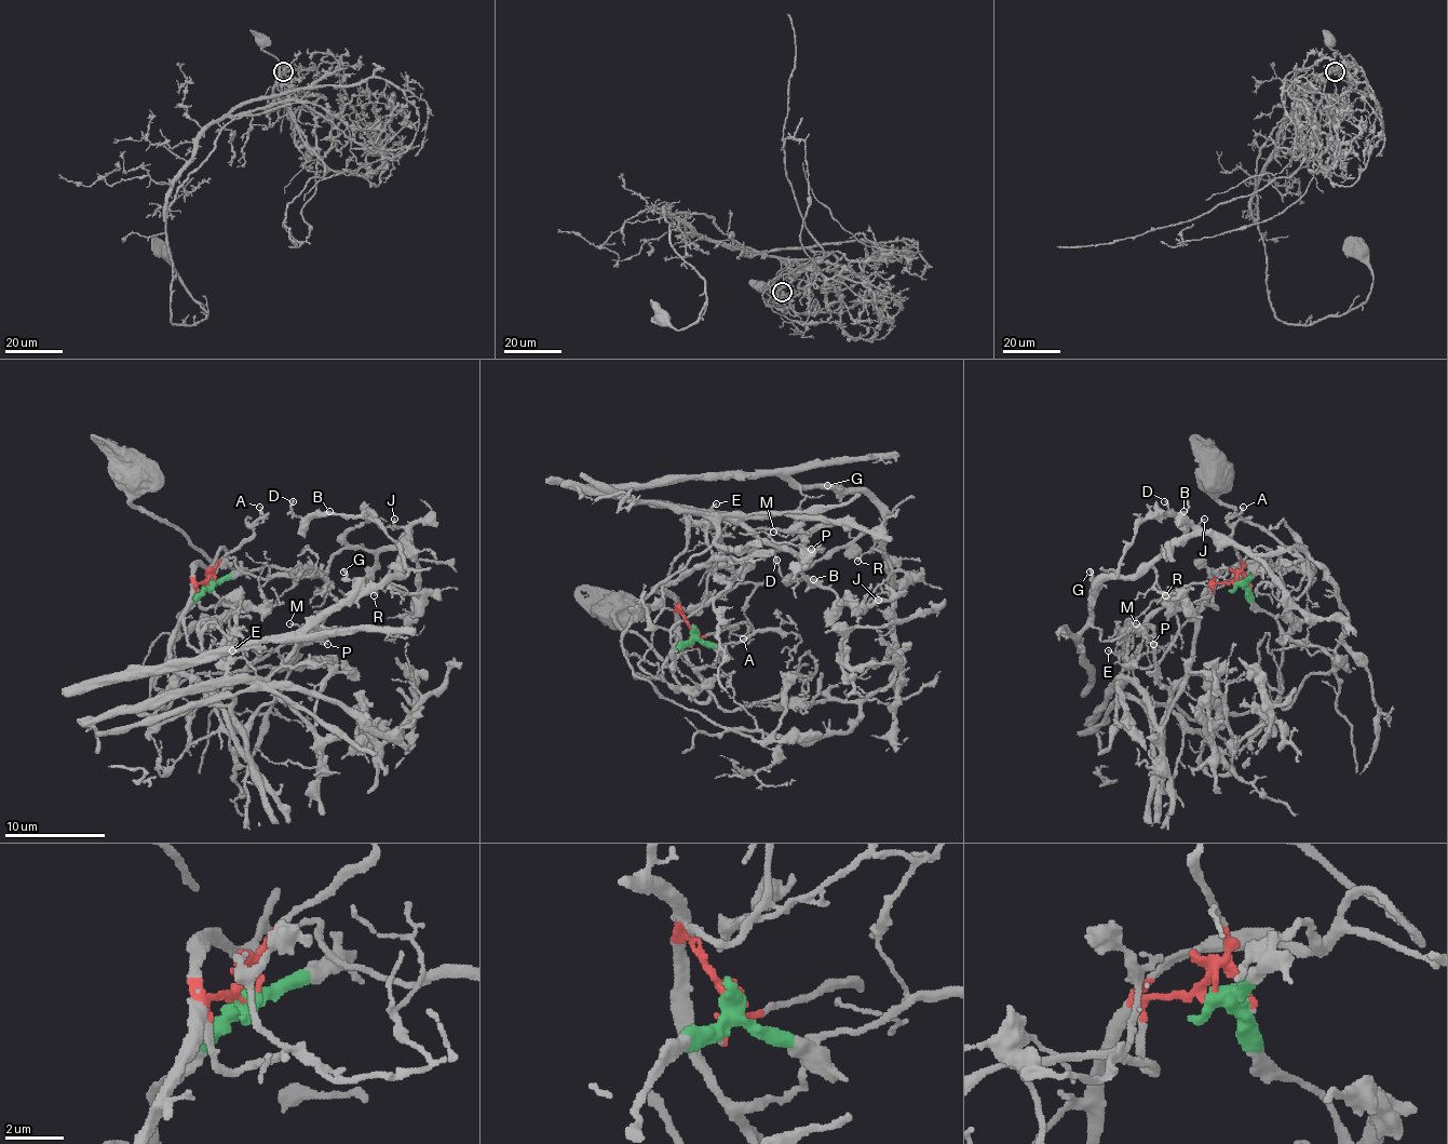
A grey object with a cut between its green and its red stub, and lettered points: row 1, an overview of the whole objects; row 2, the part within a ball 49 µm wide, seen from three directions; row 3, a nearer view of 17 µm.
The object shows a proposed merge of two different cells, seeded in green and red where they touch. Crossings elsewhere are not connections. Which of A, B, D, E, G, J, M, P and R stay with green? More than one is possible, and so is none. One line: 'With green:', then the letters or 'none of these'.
With green: B, D, G, J, M, R

